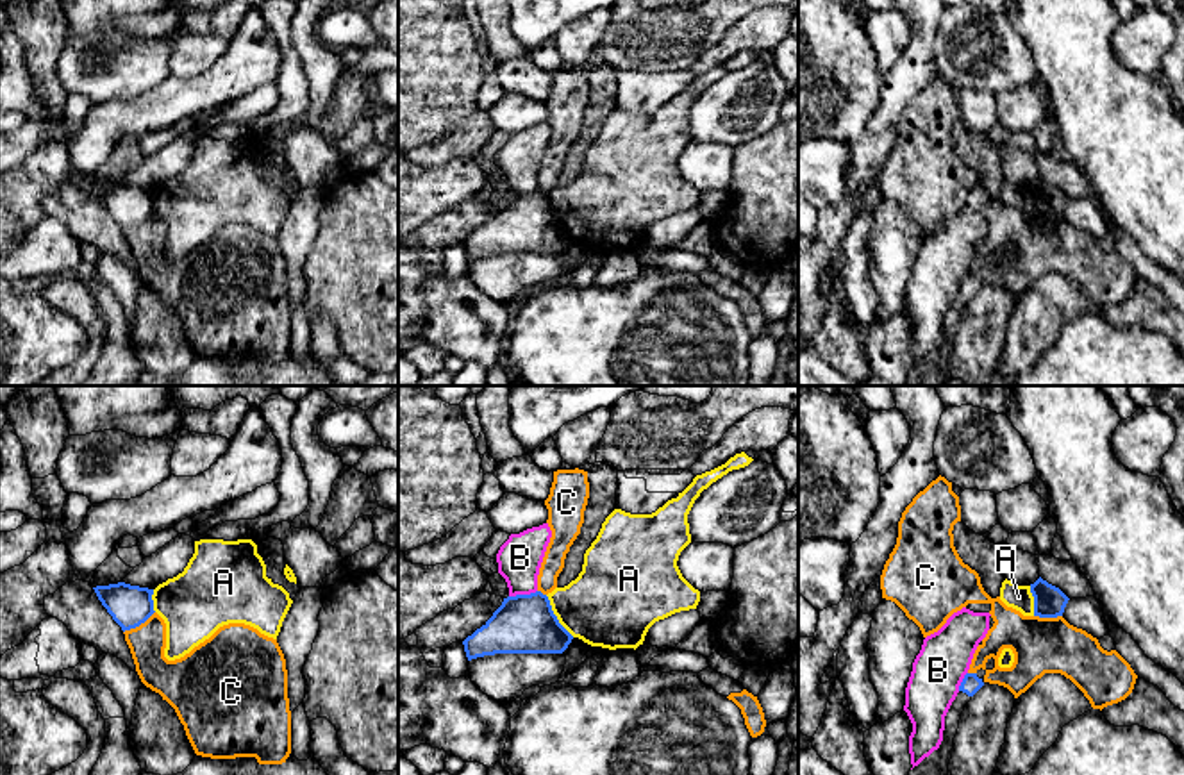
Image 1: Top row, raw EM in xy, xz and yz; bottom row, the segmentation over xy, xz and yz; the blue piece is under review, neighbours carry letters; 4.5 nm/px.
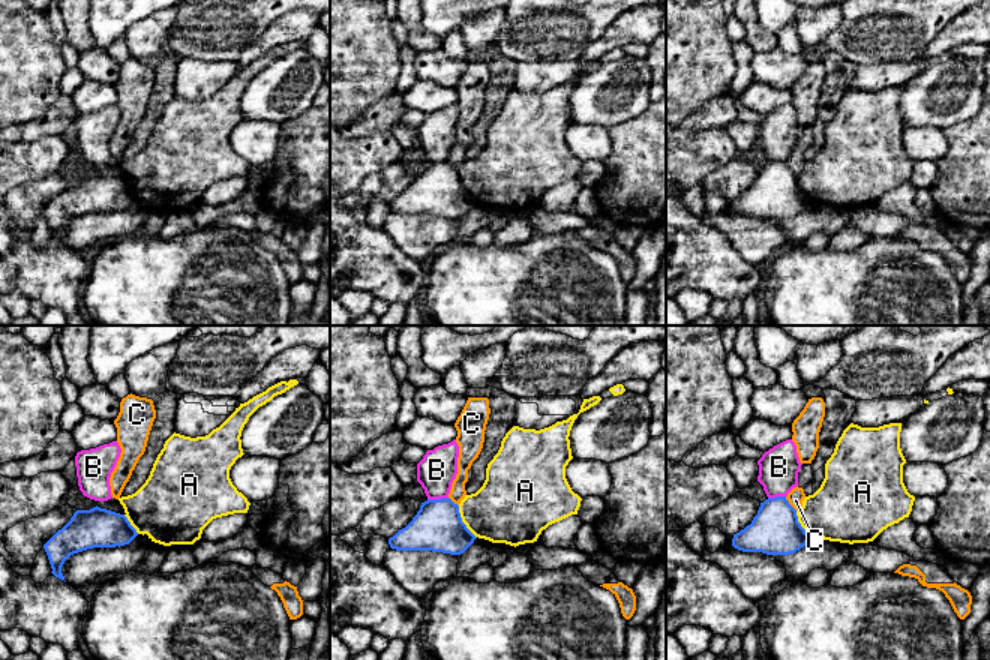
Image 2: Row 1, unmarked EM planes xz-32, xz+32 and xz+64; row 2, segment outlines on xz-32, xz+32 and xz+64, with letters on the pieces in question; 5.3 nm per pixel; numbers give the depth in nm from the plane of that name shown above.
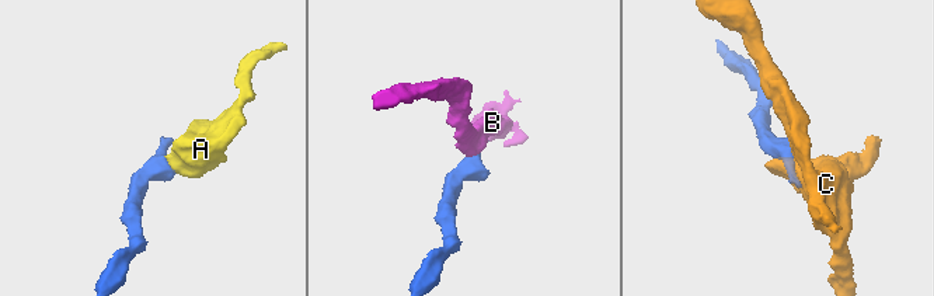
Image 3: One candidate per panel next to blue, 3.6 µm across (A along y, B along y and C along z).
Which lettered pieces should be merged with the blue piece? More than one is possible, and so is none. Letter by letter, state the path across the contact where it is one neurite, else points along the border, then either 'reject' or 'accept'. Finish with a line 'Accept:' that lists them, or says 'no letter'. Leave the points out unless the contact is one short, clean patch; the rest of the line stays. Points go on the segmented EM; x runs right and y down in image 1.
A: border xz (545, 595), (556, 618), (574, 636); reject
B: reject
C: reject
Accept: no letter

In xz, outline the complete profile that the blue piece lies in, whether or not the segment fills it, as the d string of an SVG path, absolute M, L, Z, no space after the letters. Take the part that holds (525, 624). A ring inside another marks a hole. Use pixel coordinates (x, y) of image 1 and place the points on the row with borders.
M541 591L504 598L493 616L463 645L468 661L495 654L563 654L573 636L559 623Z

